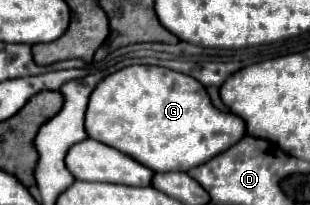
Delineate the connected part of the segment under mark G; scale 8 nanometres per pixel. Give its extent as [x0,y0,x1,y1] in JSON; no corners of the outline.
[84,65,246,172]

